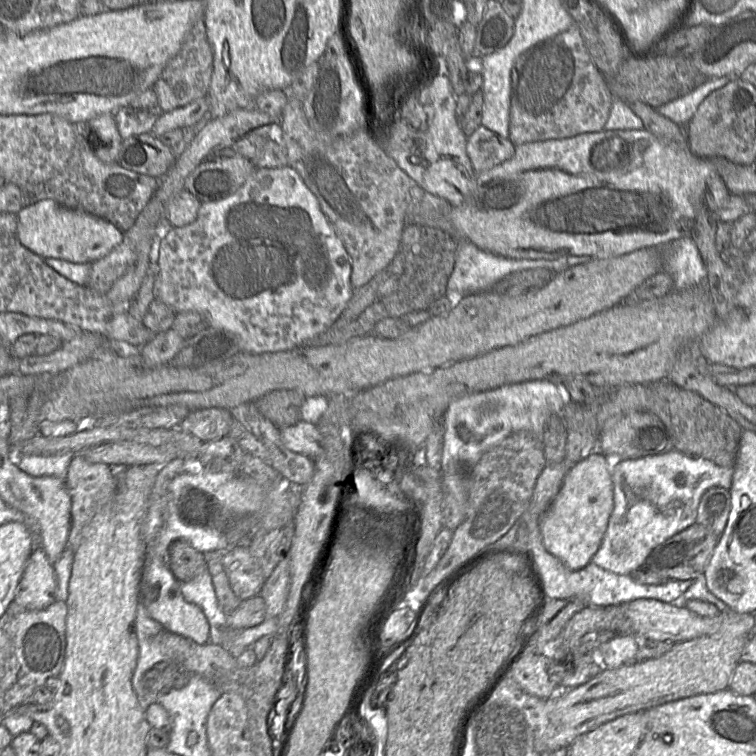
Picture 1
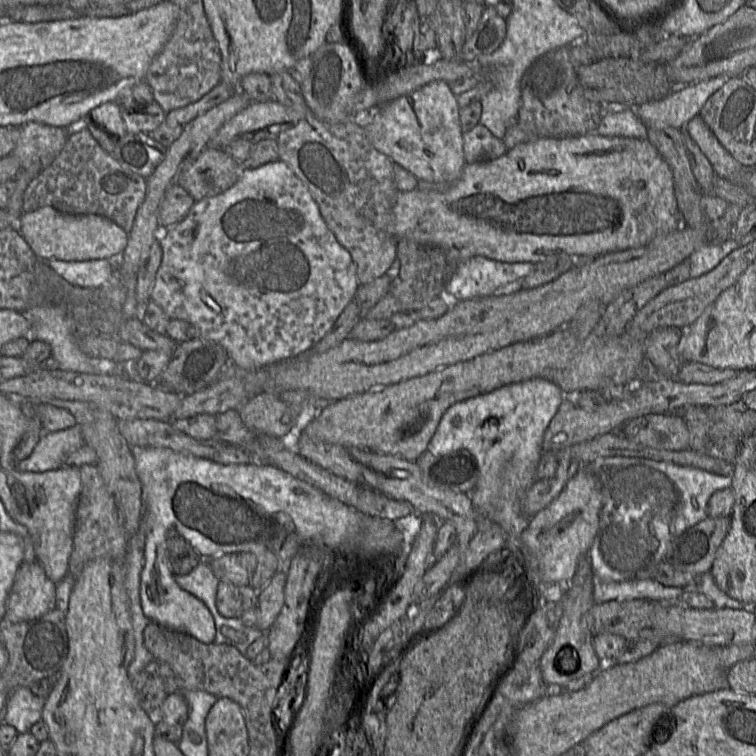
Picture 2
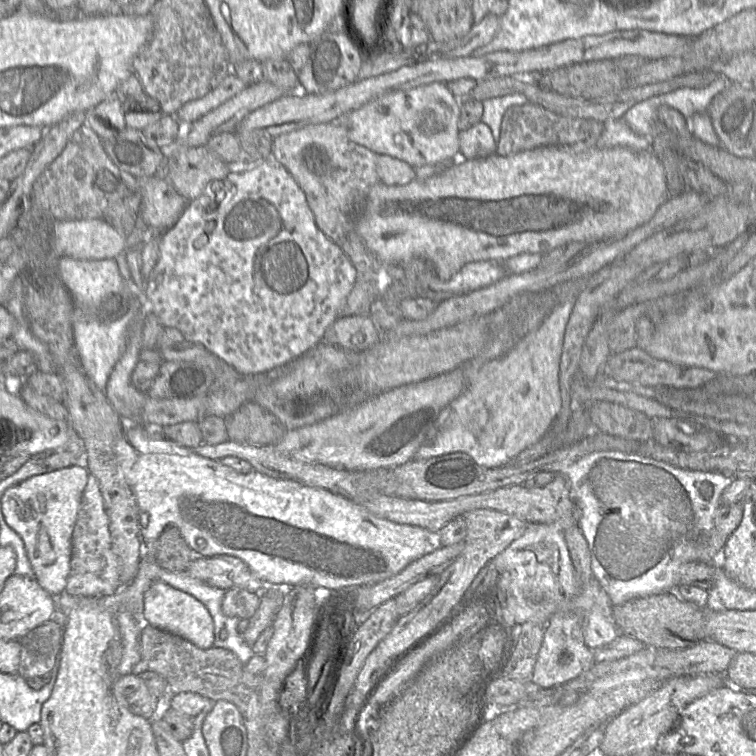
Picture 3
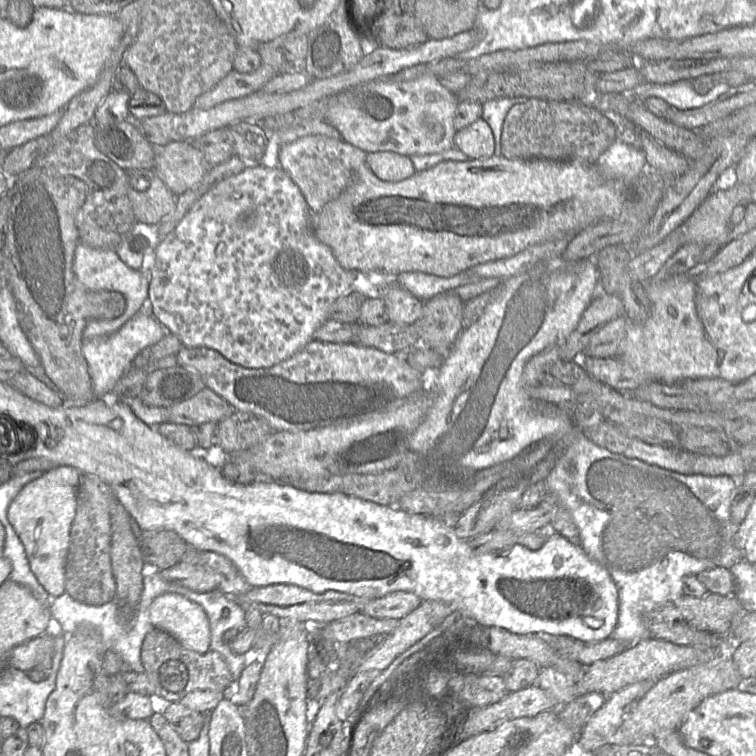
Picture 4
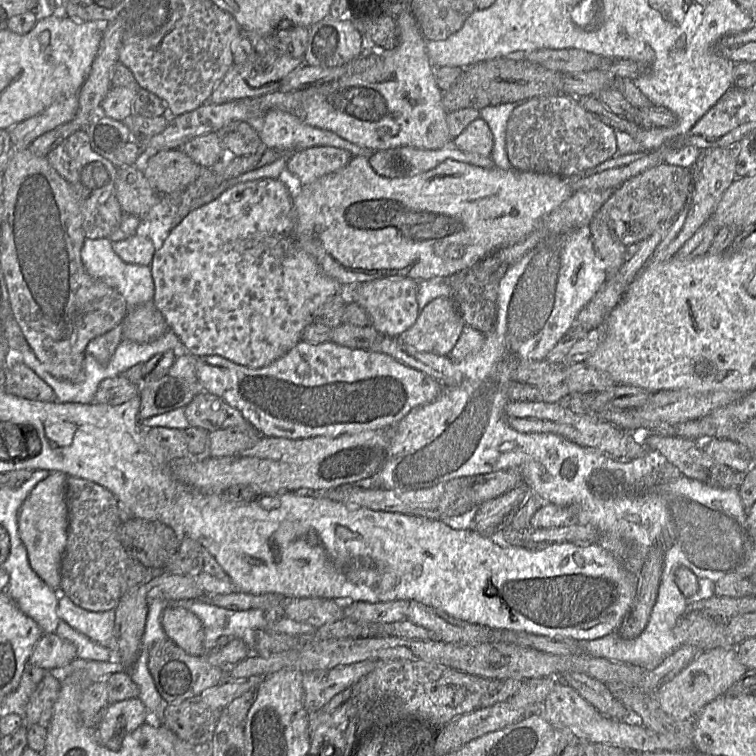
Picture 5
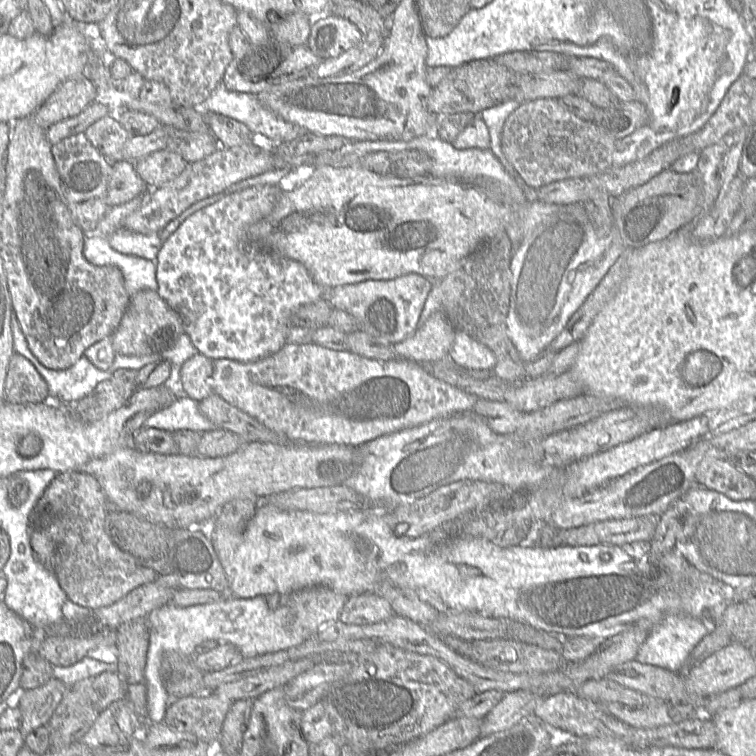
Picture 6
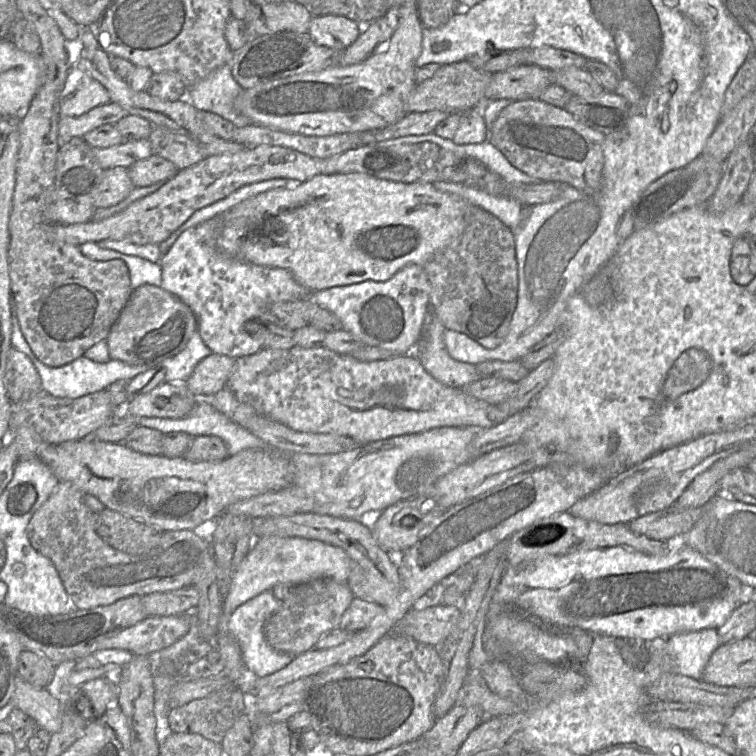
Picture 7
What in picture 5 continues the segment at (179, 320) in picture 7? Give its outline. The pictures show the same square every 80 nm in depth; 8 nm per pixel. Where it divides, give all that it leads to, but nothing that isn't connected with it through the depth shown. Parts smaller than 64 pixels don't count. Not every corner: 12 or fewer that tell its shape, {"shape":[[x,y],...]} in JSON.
{"shape":[[151,302],[128,311],[122,339],[150,343],[169,330]]}

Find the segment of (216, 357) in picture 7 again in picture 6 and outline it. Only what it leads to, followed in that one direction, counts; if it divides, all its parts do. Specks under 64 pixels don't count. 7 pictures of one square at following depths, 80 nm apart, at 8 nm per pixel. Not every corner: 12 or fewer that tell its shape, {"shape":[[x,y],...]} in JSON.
{"shape":[[199,353],[179,370],[183,394],[198,402],[213,394],[213,360]]}

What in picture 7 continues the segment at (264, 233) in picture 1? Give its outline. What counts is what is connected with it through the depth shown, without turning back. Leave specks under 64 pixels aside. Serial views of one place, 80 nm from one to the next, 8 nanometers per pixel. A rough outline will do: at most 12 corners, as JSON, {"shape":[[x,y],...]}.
{"shape":[[221,214],[161,257],[161,287],[211,354],[263,349],[244,330],[312,292],[286,269],[217,246]]}

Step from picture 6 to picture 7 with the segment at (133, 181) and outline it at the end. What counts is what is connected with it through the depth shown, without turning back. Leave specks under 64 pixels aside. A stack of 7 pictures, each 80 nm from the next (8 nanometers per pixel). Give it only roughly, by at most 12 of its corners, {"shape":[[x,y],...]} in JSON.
{"shape":[[128,168],[105,169],[96,208],[116,205],[134,188]]}

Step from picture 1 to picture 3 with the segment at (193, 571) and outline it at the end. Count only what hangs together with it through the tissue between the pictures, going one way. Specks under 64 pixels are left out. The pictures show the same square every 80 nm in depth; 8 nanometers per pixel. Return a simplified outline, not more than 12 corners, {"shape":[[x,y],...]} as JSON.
{"shape":[[176,527],[156,542],[155,562],[169,572],[187,572],[193,552]]}

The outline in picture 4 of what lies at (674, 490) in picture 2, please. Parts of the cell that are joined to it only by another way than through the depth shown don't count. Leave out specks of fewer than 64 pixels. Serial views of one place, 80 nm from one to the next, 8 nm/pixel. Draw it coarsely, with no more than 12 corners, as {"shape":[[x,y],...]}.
{"shape":[[602,448],[546,478],[619,593],[609,639],[743,560],[738,478]]}

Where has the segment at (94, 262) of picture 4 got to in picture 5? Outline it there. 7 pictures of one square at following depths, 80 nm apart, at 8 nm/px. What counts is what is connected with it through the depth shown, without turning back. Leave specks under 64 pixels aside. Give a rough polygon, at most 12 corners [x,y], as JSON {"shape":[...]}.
{"shape":[[85,238],[87,273],[115,288],[127,312],[151,302],[150,265],[124,262],[108,238]]}

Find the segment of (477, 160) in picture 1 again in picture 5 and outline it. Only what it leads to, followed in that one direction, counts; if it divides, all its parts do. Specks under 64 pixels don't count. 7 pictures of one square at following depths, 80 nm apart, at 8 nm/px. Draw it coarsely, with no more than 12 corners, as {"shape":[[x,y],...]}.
{"shape":[[472,121],[452,142],[457,149],[491,157],[488,124]]}

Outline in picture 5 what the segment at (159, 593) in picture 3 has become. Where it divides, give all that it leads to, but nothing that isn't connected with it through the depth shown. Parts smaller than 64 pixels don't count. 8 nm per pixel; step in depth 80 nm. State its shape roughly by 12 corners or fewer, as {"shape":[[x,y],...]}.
{"shape":[[182,607],[161,618],[167,637],[191,655],[204,655],[201,620]]}

